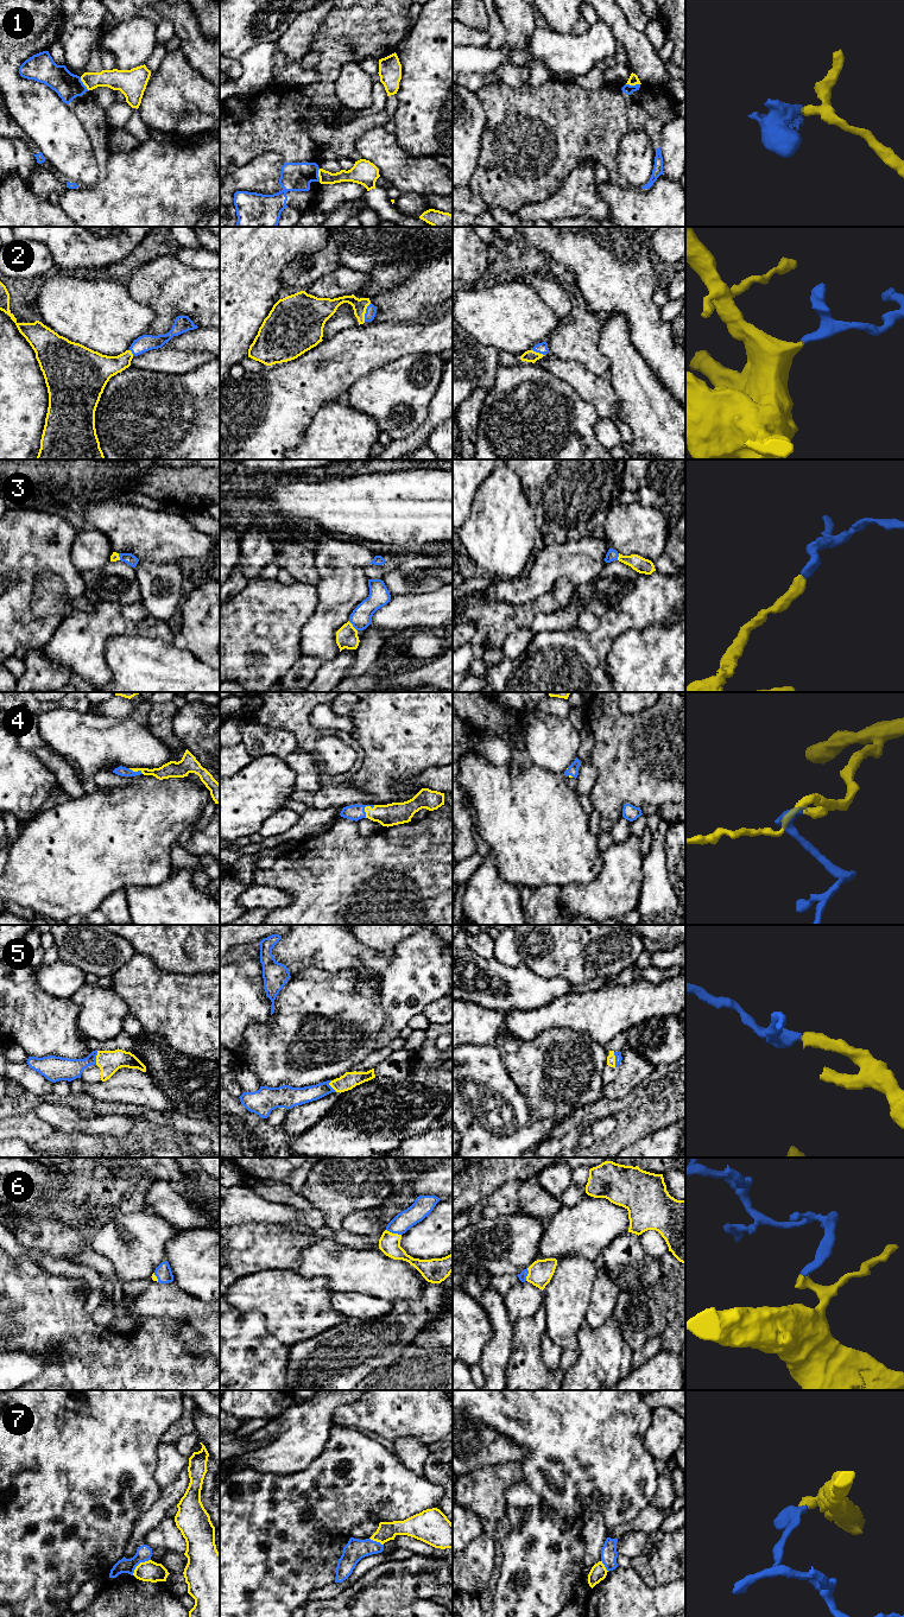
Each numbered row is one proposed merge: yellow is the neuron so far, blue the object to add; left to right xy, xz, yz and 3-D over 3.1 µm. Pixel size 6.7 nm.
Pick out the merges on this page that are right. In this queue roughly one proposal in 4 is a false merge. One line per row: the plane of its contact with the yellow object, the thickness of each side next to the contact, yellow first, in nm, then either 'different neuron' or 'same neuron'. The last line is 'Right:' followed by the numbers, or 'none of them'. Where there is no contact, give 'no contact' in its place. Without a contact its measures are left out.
1: contact in yz; calibres 70 and 70 nm; different neuron
2: contact in xz; calibres 110 and 70 nm; same neuron
3: contact in xz; calibres 140 and 140 nm; same neuron
4: contact in xz; calibres 150 and 110 nm; same neuron
5: contact in yz; calibres 60 and 50 nm; same neuron
6: contact in xz; calibres 140 and 120 nm; same neuron
7: contact in xy; calibres 140 and 110 nm; different neuron
Right: 2, 3, 4, 5, 6

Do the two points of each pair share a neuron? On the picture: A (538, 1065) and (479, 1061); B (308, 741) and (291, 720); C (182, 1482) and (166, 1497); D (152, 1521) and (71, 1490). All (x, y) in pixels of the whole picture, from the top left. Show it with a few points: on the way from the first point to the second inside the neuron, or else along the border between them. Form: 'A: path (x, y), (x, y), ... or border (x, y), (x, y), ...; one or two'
A: border (493, 1042), (509, 1076), (518, 1086); two
B: path (307, 736), (296, 724); one
C: path (178, 1485), (170, 1494); one
D: border (158, 1496), (139, 1516), (128, 1542); two

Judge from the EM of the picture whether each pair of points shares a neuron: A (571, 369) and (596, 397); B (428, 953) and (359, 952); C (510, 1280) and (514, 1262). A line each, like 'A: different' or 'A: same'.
A: same
B: same
C: different

